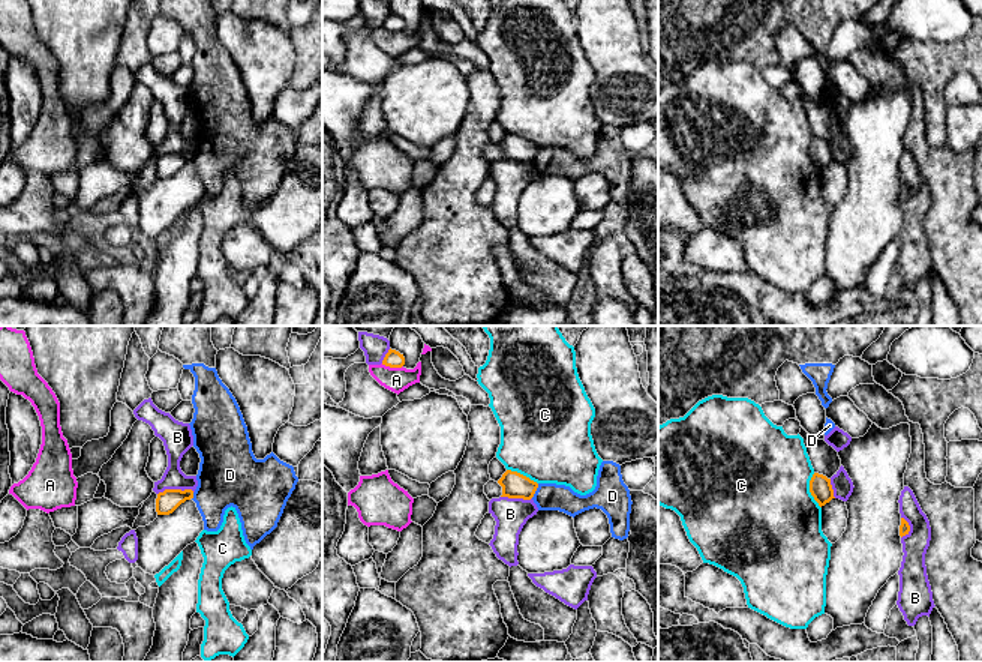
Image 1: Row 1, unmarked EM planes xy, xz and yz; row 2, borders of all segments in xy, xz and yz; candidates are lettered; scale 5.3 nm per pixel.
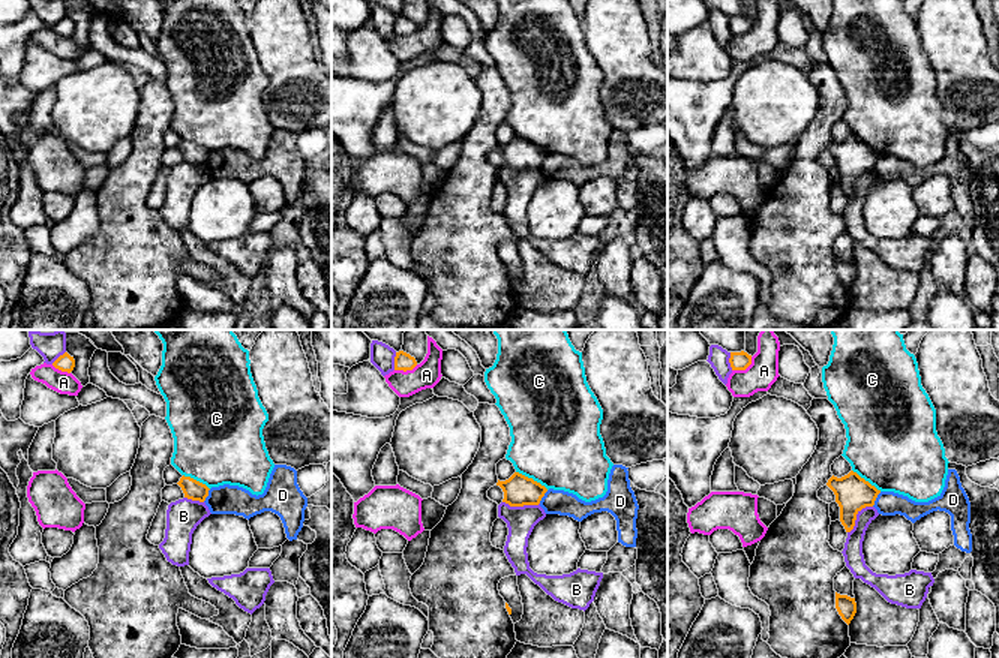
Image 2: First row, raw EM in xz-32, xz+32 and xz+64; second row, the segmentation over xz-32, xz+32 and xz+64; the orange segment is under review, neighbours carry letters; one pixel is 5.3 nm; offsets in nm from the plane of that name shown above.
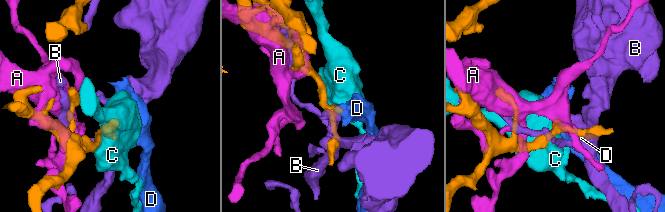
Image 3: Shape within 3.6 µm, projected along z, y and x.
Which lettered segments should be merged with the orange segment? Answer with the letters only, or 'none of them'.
none of them

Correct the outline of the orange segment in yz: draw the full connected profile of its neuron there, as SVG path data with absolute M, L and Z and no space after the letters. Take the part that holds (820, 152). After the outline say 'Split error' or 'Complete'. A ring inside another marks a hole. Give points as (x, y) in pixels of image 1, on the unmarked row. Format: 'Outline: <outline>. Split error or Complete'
Outline: M814 137L810 144L810 156L820 171L835 162L831 143L819 137Z. Complete

